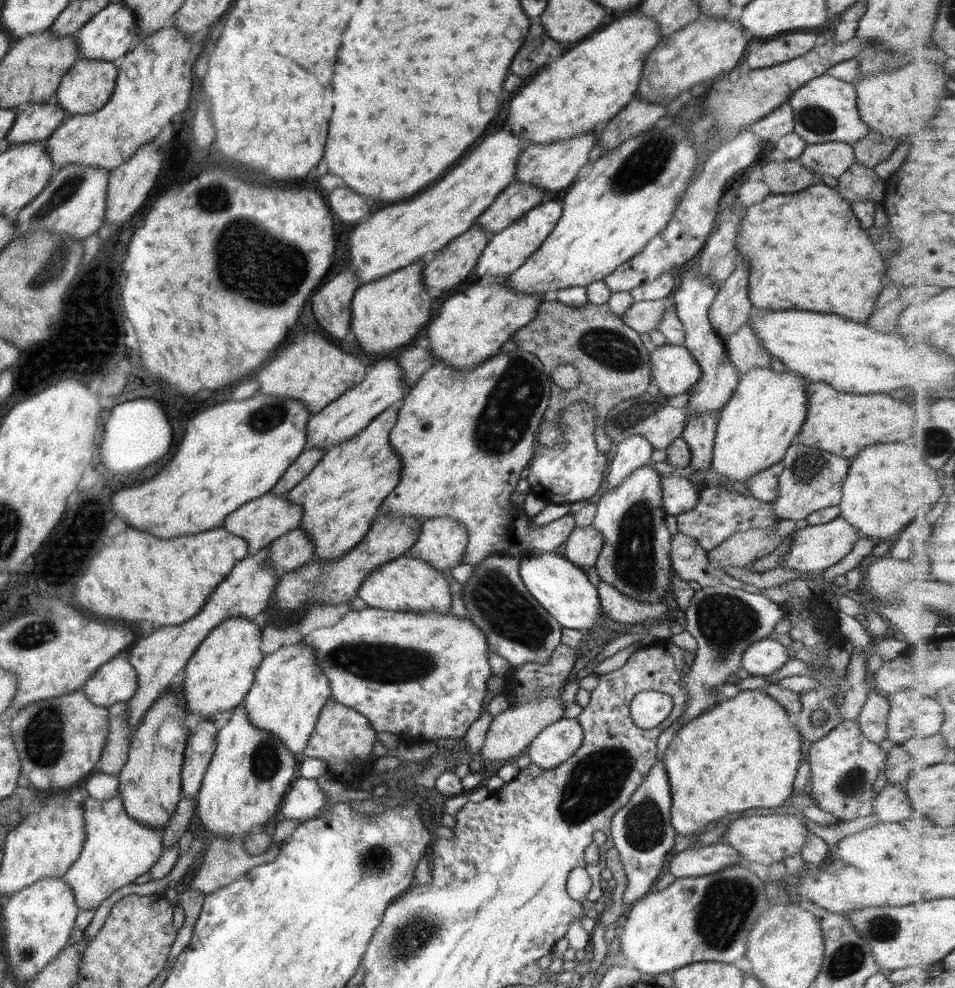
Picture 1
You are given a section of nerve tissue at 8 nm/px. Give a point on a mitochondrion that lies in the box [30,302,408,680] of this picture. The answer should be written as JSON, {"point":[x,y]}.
{"point":[269,417]}

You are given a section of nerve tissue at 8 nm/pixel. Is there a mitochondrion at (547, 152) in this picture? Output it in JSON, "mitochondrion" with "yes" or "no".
{"mitochondrion":"no"}

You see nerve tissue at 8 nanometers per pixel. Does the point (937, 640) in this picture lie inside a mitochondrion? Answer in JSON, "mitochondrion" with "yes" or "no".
{"mitochondrion":"no"}

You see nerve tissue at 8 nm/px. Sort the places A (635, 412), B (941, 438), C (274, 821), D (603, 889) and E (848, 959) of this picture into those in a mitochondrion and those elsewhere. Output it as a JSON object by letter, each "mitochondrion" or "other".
{"A":"mitochondrion","B":"mitochondrion","C":"other","D":"other","E":"mitochondrion"}

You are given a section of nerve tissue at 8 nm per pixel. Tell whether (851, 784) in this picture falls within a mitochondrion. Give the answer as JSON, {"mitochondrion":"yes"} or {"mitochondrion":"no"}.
{"mitochondrion":"yes"}

